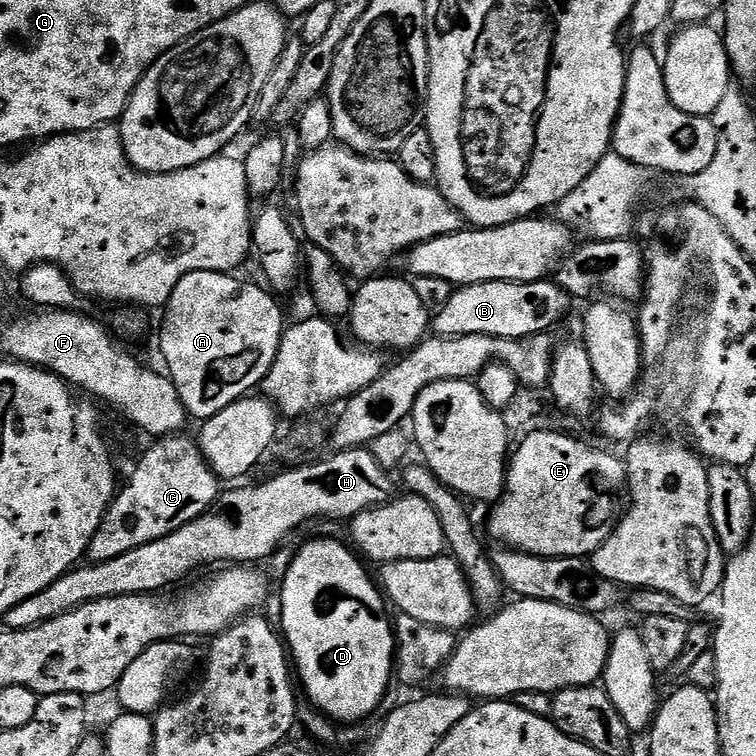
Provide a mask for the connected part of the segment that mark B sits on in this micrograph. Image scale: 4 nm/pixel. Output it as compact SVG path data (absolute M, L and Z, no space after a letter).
M551 279L529 284L514 282L482 282L455 289L450 298L435 313L434 332L438 336L469 336L486 334L503 340L520 340L524 336L547 333L568 312L570 297Z

